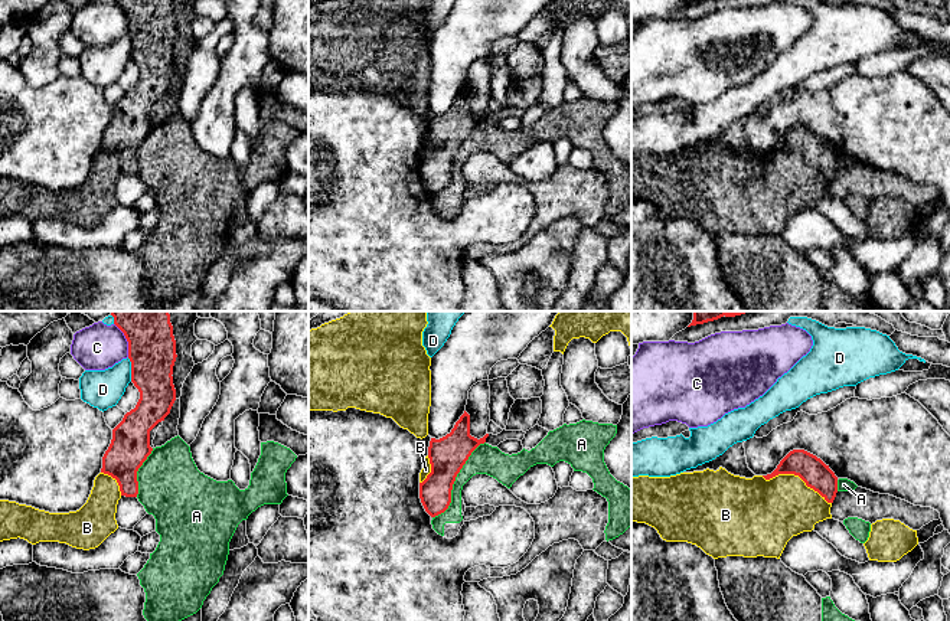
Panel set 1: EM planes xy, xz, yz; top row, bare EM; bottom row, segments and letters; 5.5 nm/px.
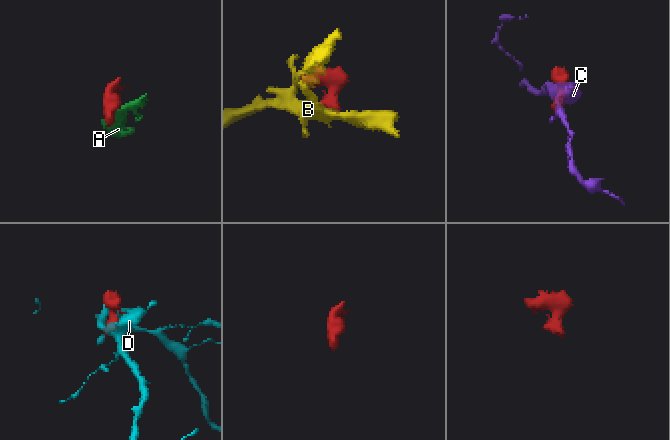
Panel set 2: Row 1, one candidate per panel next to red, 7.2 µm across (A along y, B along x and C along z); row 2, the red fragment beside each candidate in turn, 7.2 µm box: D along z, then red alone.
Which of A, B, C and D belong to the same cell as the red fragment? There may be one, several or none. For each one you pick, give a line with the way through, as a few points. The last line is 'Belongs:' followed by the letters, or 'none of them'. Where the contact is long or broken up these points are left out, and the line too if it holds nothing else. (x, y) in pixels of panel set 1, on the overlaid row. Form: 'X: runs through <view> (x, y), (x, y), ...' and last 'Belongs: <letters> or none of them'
Belongs: none of them

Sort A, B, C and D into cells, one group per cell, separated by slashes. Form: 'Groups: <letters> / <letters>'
Groups: A / B / C / D

